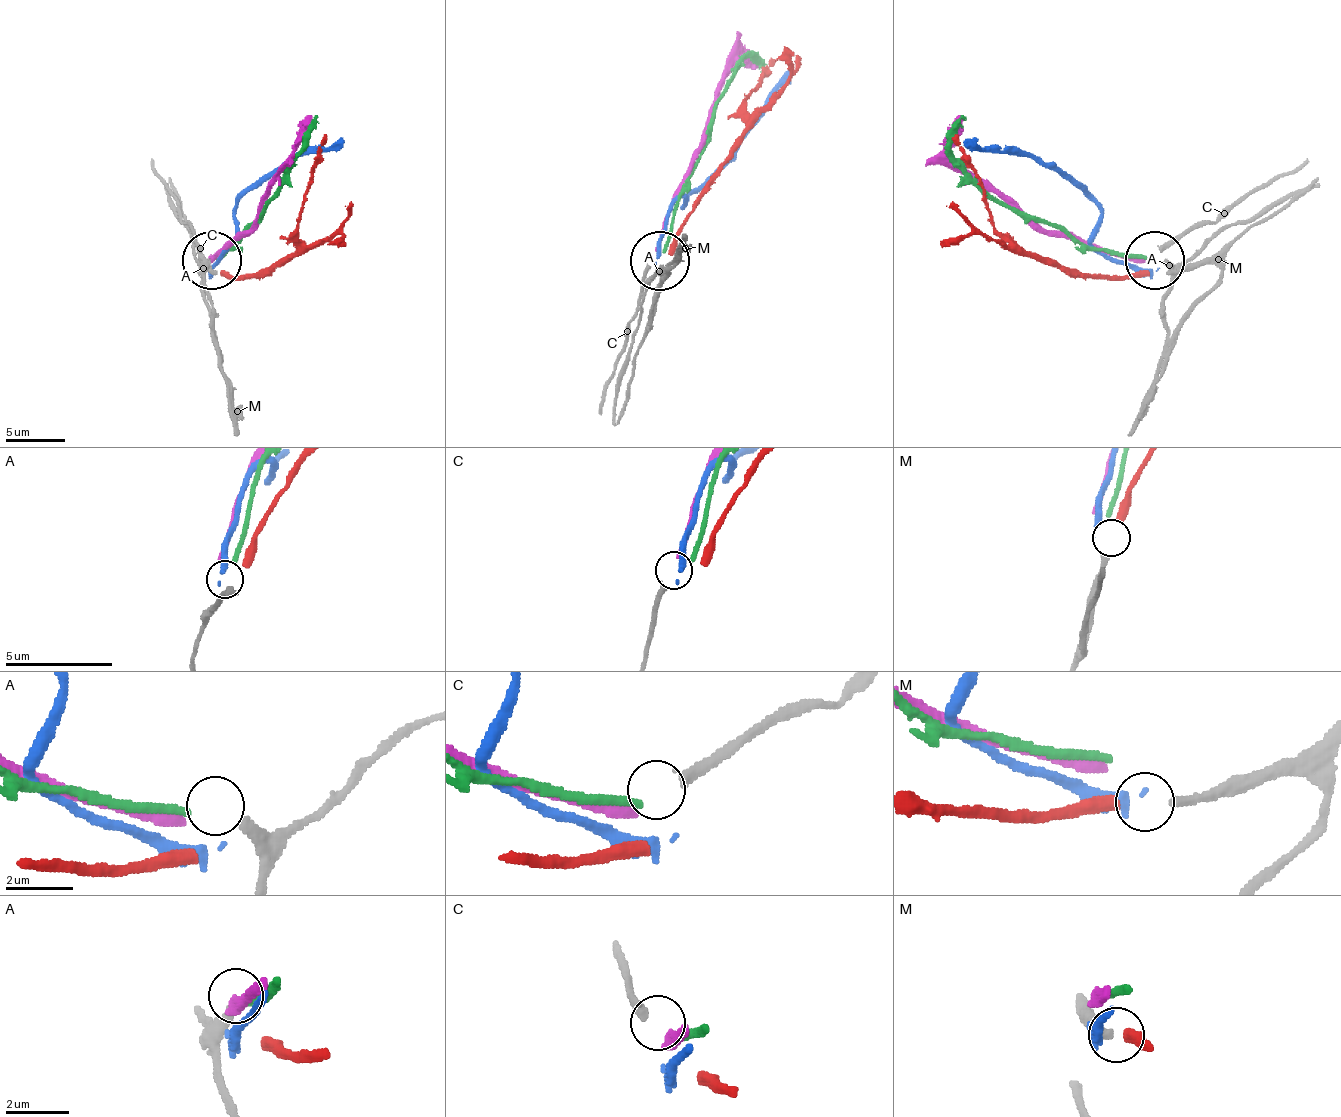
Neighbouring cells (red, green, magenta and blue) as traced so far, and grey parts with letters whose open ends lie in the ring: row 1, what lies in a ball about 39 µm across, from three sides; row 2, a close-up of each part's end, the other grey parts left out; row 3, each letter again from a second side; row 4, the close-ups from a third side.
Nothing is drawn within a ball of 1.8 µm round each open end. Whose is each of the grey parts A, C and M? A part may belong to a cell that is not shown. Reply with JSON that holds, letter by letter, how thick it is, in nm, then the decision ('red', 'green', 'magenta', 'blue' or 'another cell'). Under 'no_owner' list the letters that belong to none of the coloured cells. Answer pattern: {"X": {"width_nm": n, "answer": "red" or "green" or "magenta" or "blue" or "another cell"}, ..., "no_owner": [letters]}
{"A": {"width_nm": 280, "answer": "green"}, "C": {"width_nm": 300, "answer": "magenta"}, "M": {"width_nm": 240, "answer": "red"}, "no_owner": []}

